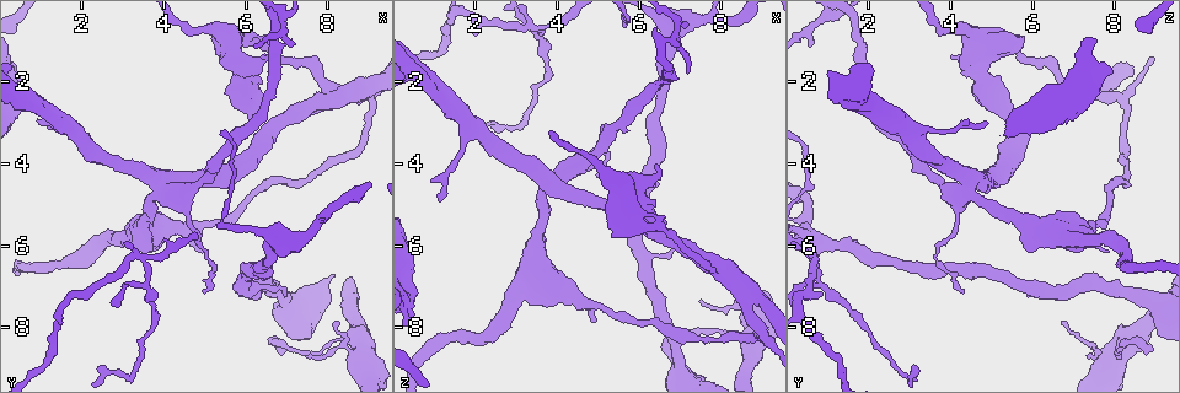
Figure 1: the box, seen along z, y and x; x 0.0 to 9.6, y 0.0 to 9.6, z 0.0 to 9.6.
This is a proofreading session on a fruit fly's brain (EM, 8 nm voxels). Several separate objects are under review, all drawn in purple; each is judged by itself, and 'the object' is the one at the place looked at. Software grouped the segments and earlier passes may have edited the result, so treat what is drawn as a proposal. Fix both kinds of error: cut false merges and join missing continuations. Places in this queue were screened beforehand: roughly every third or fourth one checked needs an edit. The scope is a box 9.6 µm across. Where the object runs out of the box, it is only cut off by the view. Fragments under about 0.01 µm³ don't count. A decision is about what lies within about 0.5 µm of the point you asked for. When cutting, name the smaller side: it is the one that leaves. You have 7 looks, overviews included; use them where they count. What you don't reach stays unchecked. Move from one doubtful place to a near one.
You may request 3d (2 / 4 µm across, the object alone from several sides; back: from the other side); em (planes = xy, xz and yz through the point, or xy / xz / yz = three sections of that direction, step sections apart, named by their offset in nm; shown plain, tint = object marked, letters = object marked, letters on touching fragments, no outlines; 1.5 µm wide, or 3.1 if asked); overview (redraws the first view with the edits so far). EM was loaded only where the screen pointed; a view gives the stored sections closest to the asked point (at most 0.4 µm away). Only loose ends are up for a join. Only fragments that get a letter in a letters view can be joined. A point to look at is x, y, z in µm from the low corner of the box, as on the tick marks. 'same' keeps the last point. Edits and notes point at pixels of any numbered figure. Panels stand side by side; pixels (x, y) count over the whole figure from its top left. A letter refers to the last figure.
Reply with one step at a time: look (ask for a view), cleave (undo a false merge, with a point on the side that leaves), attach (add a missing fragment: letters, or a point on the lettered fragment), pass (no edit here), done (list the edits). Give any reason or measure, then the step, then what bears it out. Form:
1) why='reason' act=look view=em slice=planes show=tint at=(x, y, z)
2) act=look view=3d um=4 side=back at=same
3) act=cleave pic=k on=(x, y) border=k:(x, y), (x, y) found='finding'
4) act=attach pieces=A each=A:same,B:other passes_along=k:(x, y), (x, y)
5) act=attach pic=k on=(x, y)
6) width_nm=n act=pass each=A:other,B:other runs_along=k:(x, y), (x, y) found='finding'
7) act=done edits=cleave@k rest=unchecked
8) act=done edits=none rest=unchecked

why='thin end' act=look view=3d um=4 side=back at=(8.30, 7.80, 6.70)

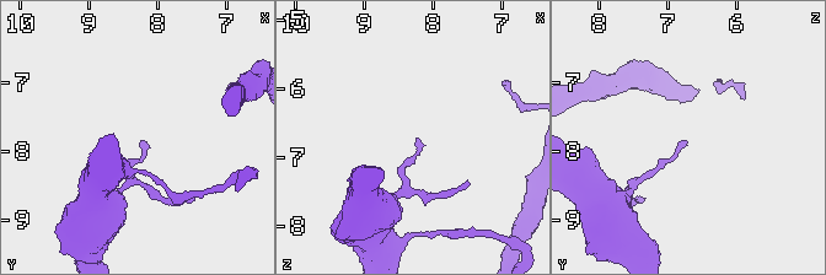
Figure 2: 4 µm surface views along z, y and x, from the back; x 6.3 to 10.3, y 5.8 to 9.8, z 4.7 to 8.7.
act=look view=em slice=planes show=letters at=(8.20, 7.80, 6.70)

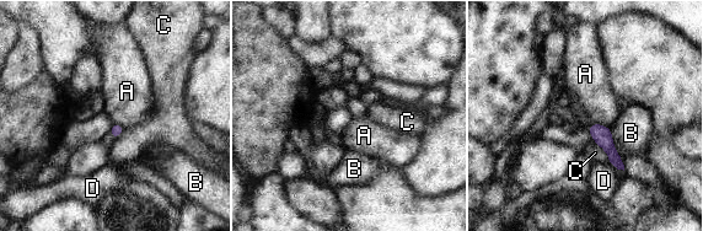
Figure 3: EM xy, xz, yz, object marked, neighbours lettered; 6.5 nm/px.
width_nm=80 act=pass each=A:other,B:other,C:other,D:other runs_along=3:(594, 127), (604, 138), (620, 166) found='no lettered fragment goes on from it'

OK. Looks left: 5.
act=look view=em slice=planes show=tint at=(3.60, 6.50, 0.70)

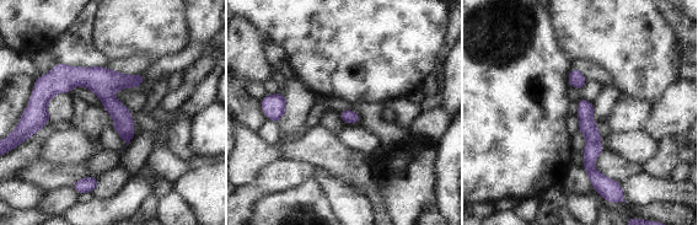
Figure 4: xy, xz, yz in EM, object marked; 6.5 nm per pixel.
why='see the neighbours' act=look view=em slice=planes show=letters at=same

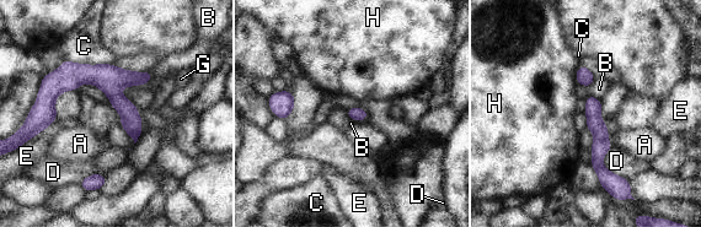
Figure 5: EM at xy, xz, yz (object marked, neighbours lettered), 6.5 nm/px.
longest_contact=C:340nm act=pass each=A:other,B:other,C:other,D:other,E:other,G:other,H:other runs_along=5:(59, 85), (96, 76), (138, 131) found='continuous, no second cell'

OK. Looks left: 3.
why='thick turns thin' act=look view=3d um=2 at=(4.60, 4.65, 3.95)

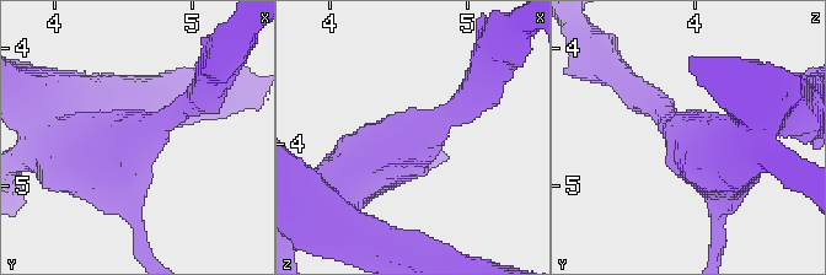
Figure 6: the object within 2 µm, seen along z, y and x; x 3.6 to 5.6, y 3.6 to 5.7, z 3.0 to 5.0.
arm_widths_nm=240,400 why='now the EM' act=look view=em slice=planes show=letters at=(4.64, 4.60, 3.92)

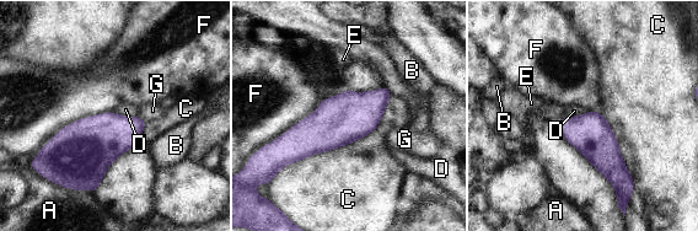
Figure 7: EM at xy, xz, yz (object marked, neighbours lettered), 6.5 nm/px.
act=pass each=A:other,B:other,C:other,D:other,E:other,F:other,G:other found='all the same cell'

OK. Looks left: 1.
act=done edits=none rest=unchecked

